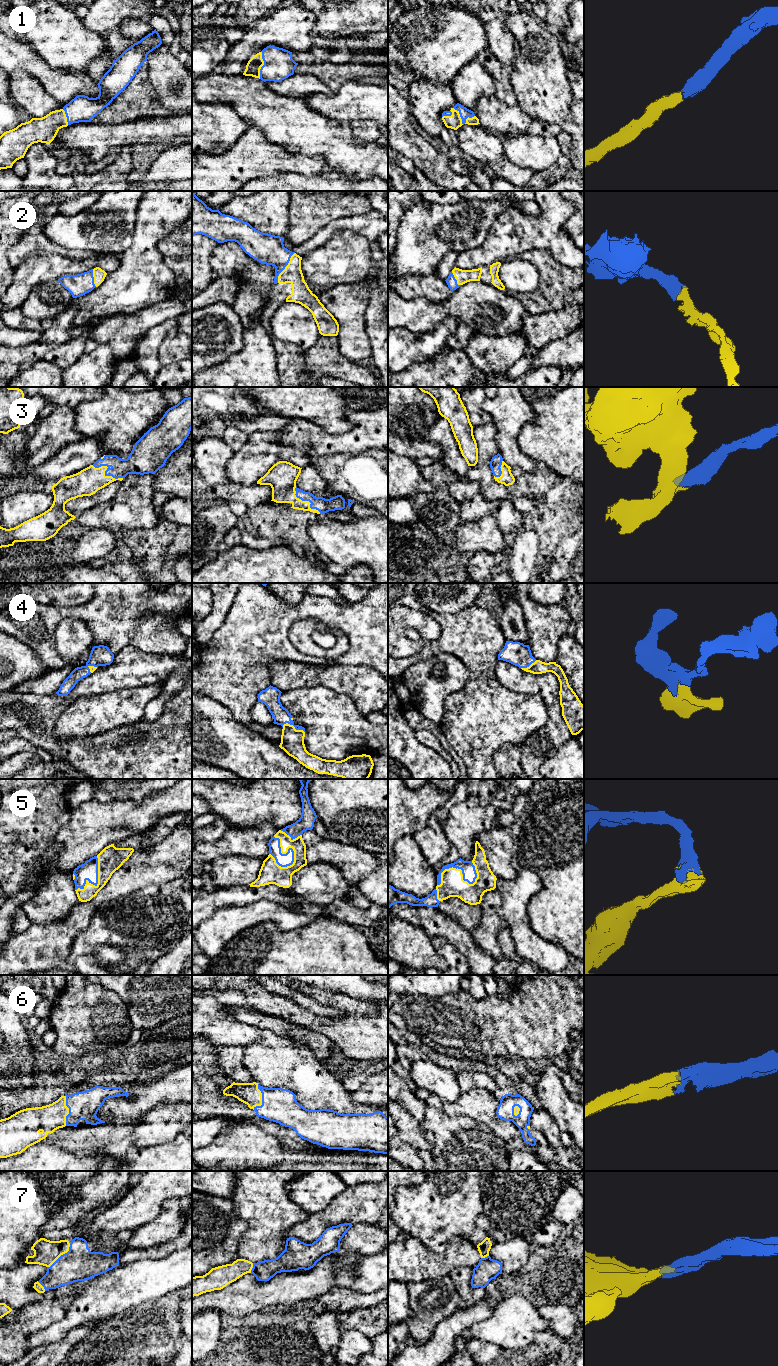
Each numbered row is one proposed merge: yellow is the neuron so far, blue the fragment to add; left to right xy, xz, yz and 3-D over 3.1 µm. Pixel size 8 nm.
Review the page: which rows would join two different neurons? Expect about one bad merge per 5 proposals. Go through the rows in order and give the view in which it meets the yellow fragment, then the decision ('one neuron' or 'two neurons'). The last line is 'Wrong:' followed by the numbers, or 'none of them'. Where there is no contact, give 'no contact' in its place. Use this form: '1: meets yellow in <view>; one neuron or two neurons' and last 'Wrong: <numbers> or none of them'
1: meets yellow in yz; one neuron
2: meets yellow in xz; one neuron
3: meets yellow in xy; one neuron
4: meets yellow in xz; one neuron
5: meets yellow in yz; one neuron
6: meets yellow in xz; one neuron
7: meets yellow in xy; one neuron
Wrong: none of them

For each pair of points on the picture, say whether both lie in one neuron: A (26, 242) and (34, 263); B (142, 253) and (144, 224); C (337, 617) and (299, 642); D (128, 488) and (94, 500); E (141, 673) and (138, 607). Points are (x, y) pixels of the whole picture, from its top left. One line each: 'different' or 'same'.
A: different
B: same
C: different
D: different
E: different

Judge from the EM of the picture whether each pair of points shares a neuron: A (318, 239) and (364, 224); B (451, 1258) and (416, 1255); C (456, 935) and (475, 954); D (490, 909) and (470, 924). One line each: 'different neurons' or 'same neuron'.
A: same neuron
B: same neuron
C: same neuron
D: different neurons

